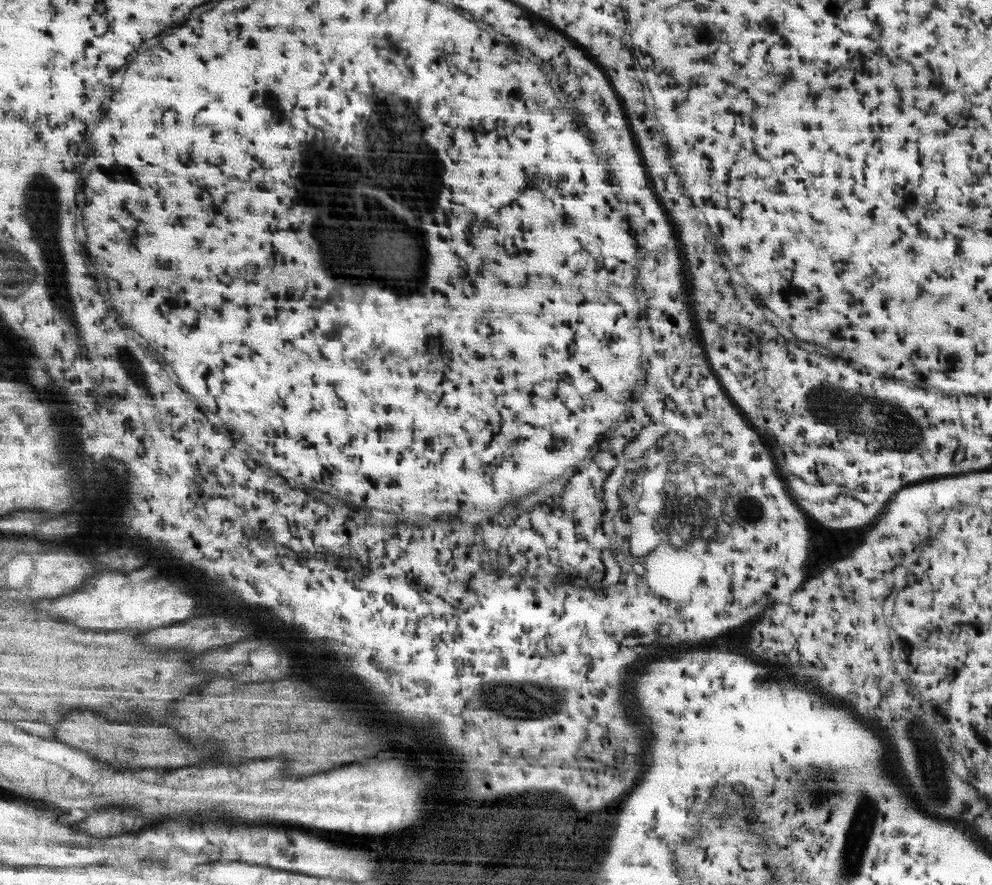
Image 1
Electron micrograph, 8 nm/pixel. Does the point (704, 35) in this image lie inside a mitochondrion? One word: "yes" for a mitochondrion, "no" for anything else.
no

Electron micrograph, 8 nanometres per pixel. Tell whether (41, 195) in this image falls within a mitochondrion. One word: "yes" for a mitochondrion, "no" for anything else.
yes

